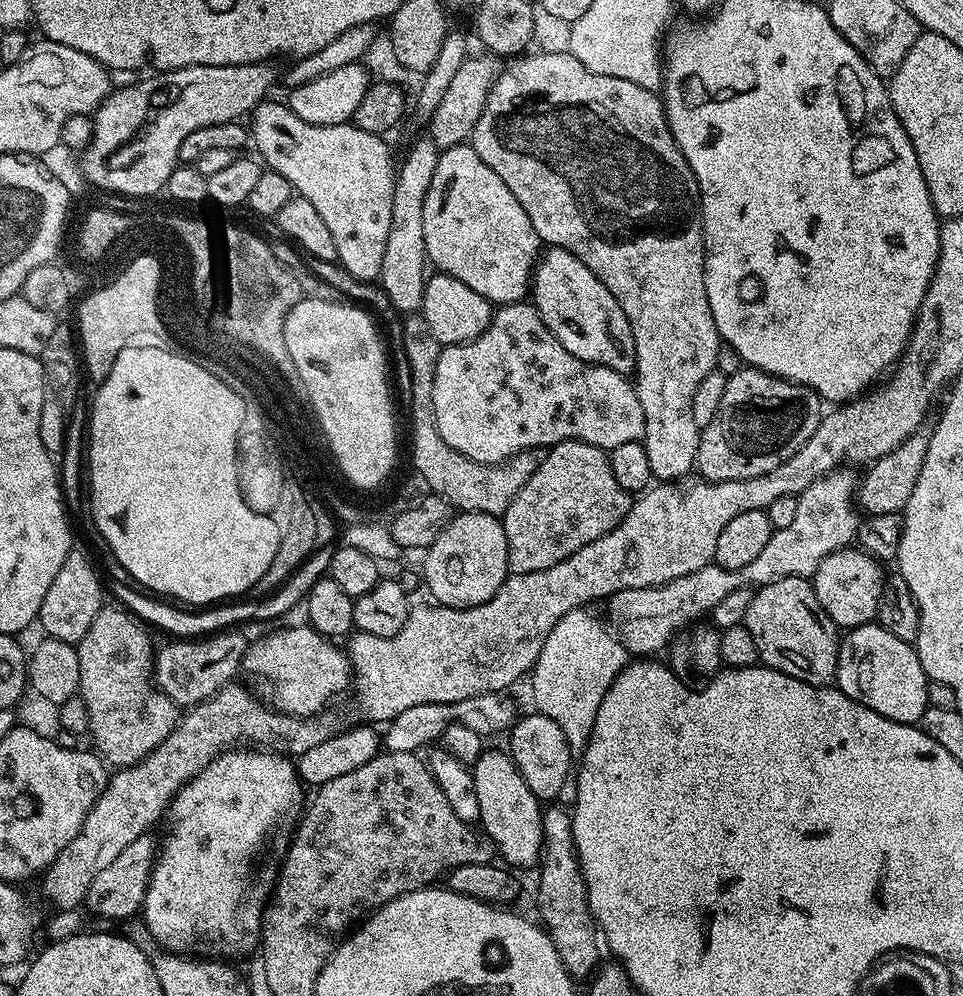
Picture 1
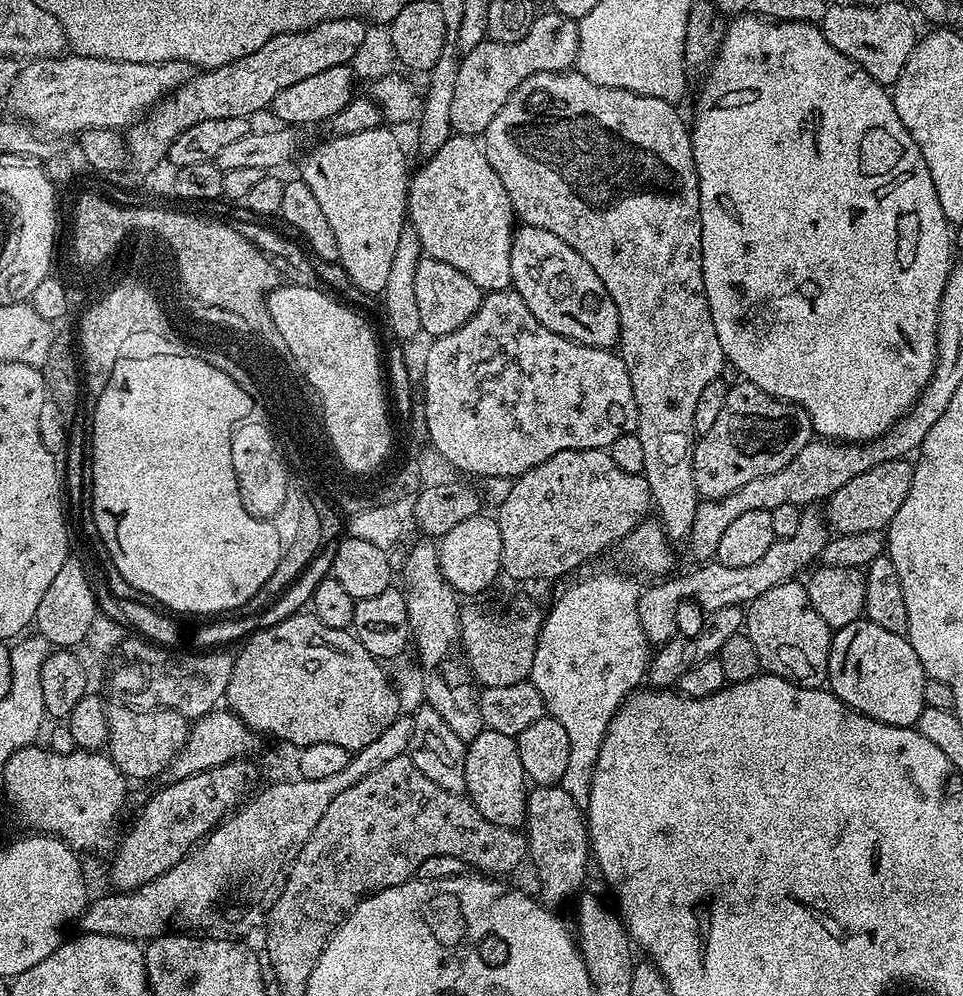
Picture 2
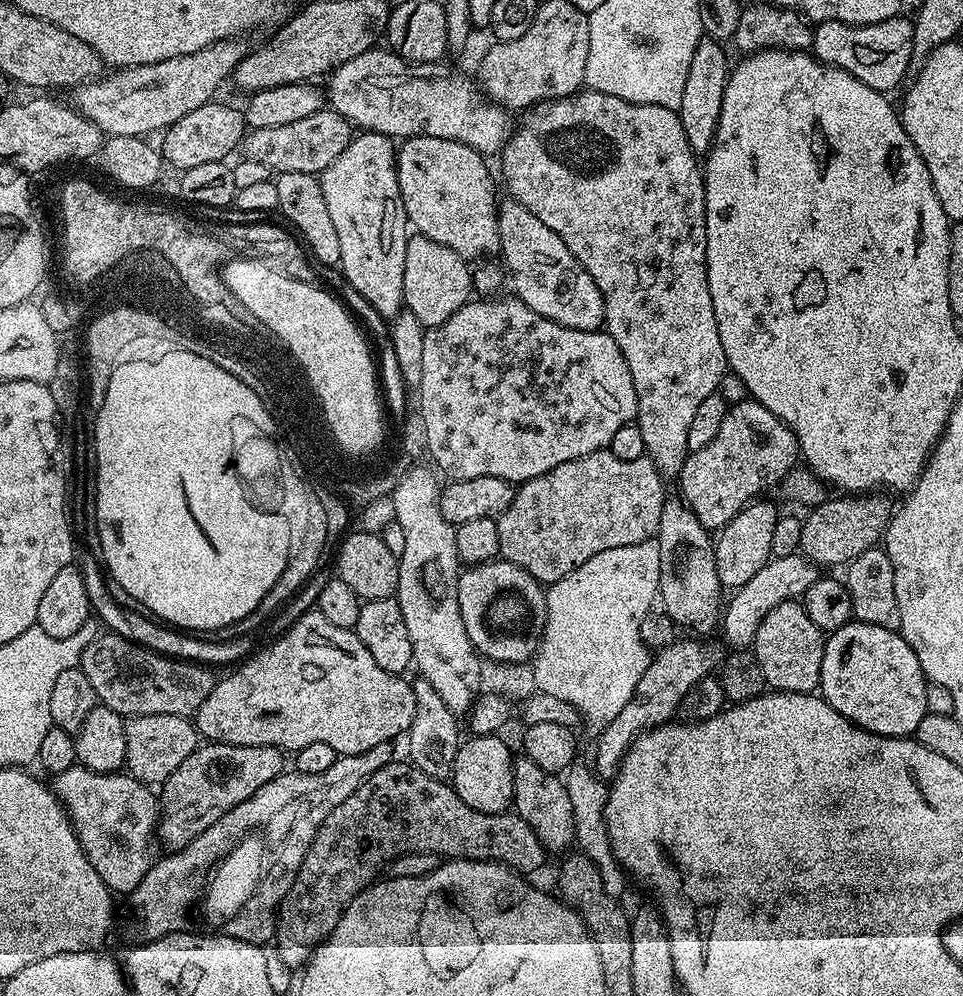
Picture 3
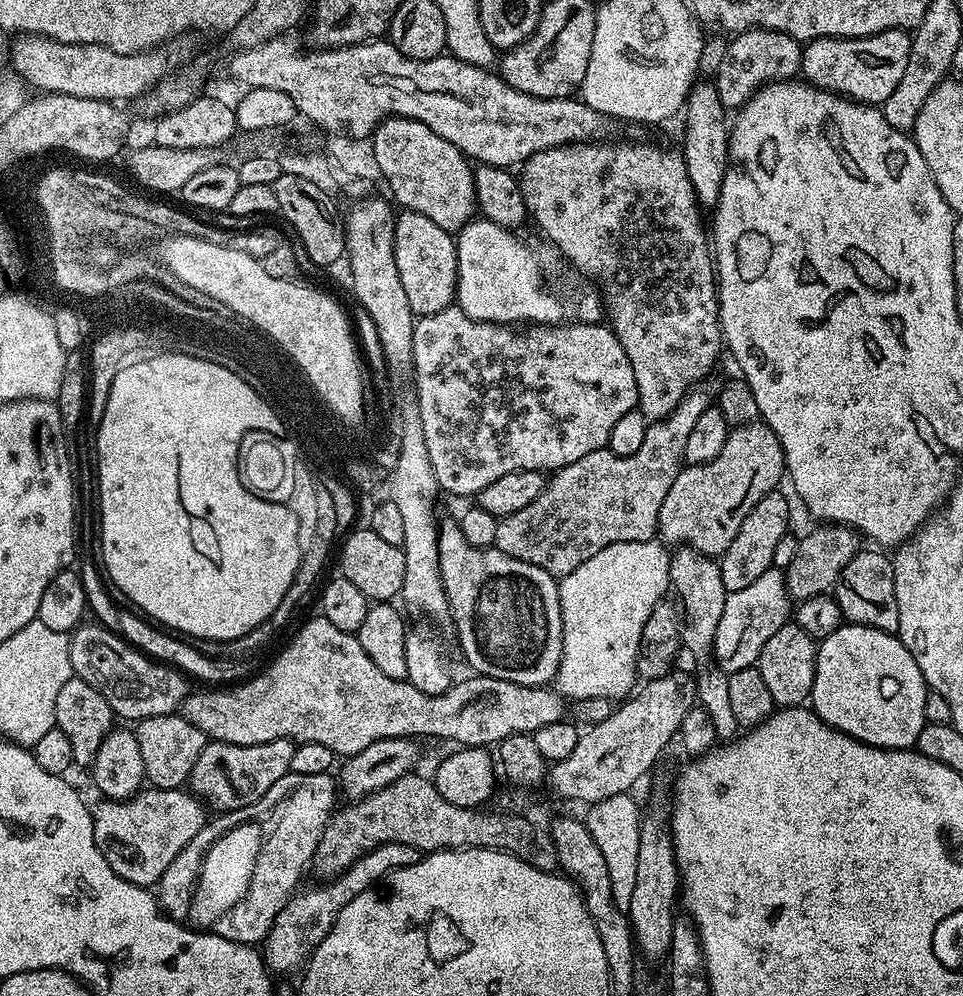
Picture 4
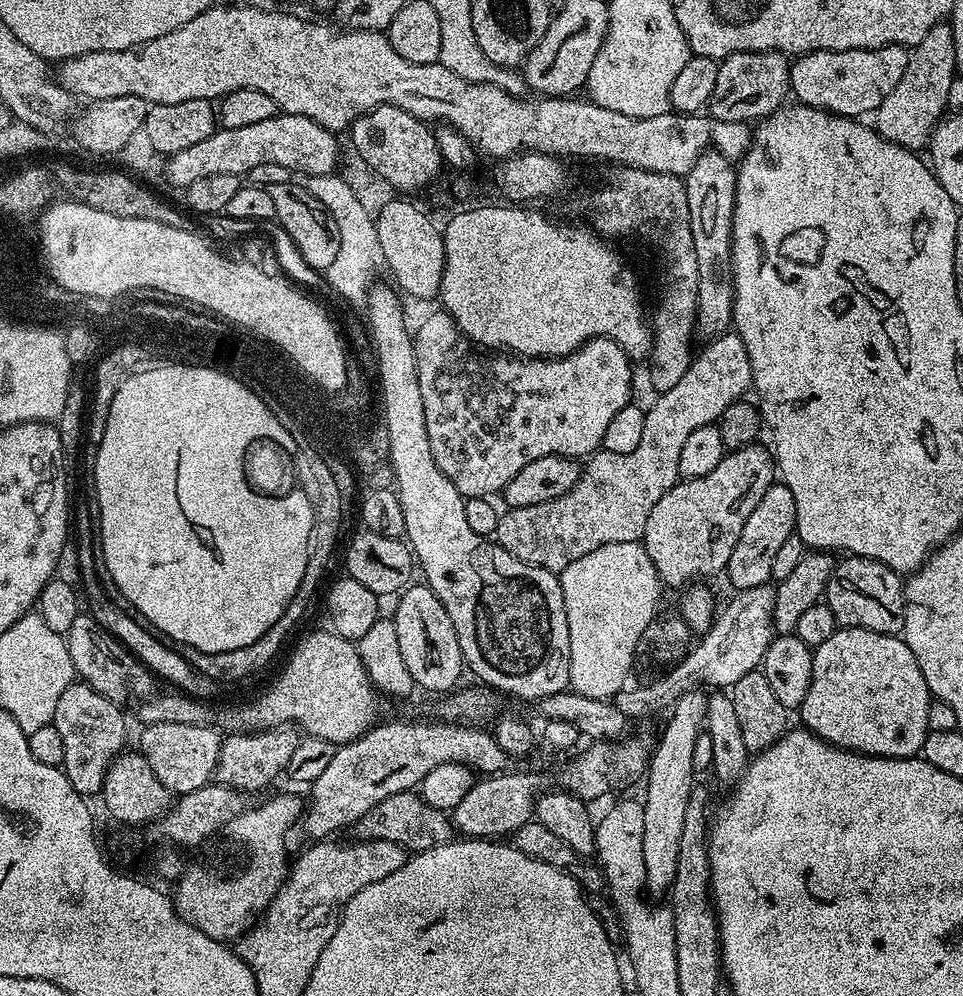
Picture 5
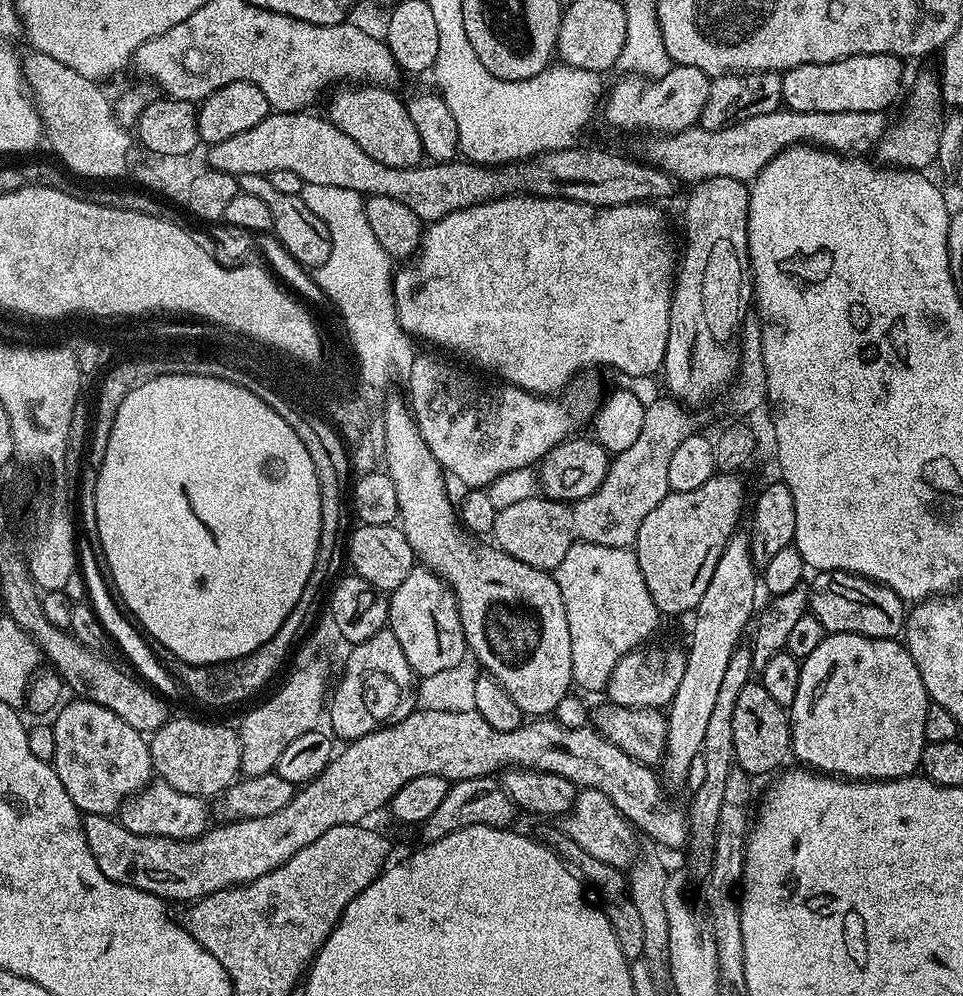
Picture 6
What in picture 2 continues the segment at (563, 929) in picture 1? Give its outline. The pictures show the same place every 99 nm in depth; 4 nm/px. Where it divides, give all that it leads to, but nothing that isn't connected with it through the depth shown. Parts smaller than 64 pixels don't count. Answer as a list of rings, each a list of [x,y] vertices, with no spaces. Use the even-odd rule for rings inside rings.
[[[559,786],[533,787],[528,794],[526,835],[530,864],[536,867],[543,903],[557,906],[563,900],[571,901],[588,876],[588,864],[590,868],[588,821],[581,801],[570,798],[570,794]]]

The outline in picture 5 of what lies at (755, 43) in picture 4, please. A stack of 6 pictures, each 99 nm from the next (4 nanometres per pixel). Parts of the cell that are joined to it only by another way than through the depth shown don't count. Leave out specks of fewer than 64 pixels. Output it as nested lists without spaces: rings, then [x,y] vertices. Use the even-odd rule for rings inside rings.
[[[735,52],[719,61],[718,82],[714,82],[714,94],[708,99],[706,108],[713,121],[759,122],[771,116],[785,103],[784,95],[790,92],[790,60],[783,52]]]

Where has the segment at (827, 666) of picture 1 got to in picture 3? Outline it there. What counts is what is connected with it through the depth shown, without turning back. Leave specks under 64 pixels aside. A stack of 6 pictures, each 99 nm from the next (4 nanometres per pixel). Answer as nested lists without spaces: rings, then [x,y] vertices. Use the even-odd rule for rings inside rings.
[[[792,599],[774,606],[761,620],[754,641],[754,655],[762,666],[765,685],[778,692],[815,693],[820,687],[826,636],[806,614],[803,603]]]

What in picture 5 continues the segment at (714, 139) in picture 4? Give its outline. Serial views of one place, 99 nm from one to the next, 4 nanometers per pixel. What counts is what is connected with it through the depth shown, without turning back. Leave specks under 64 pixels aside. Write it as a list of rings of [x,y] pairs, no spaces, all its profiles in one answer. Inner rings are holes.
[[[709,150],[704,152],[698,158],[698,162],[694,162],[694,166],[688,171],[688,175],[683,177],[686,186],[686,203],[690,206],[690,234],[694,234],[694,254],[698,254],[698,274],[700,281],[698,282],[698,302],[696,303],[696,322],[701,333],[705,332],[708,338],[715,337],[717,334],[723,334],[729,331],[732,322],[732,215],[734,214],[734,202],[736,201],[736,170],[737,165],[726,159],[721,152]]]

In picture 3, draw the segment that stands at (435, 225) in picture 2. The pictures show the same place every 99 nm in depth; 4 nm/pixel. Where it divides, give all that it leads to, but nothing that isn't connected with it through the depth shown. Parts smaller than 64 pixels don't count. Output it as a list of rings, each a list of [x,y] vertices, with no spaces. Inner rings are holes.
[[[433,136],[407,137],[396,153],[398,186],[409,225],[419,235],[450,246],[450,250],[454,250],[463,260],[469,262],[479,261],[482,258],[479,256],[486,252],[495,253],[500,243],[496,217],[498,195],[496,196],[496,188],[492,185],[492,172],[487,163],[489,164],[489,161],[470,146],[457,140]]]

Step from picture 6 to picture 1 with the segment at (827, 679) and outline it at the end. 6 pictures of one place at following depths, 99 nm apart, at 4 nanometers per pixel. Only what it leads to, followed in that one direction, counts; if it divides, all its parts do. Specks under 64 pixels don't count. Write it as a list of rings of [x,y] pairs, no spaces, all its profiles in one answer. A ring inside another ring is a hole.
[[[863,624],[851,629],[841,639],[835,687],[850,699],[862,702],[862,706],[894,722],[916,724],[920,721],[922,714],[930,707],[928,681],[915,647],[902,642],[902,638],[894,638],[894,634],[890,634],[890,630],[881,624]]]

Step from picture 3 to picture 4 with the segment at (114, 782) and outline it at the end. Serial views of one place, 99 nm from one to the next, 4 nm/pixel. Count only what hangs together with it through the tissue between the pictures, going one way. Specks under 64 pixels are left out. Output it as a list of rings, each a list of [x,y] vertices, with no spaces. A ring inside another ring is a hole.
[[[145,787],[130,800],[101,799],[100,805],[94,808],[94,838],[98,850],[102,850],[102,858],[110,862],[110,870],[126,882],[134,882],[140,888],[159,885],[162,874],[174,858],[178,858],[181,850],[188,845],[190,838],[202,830],[206,822],[205,805],[191,791],[179,788]]]

